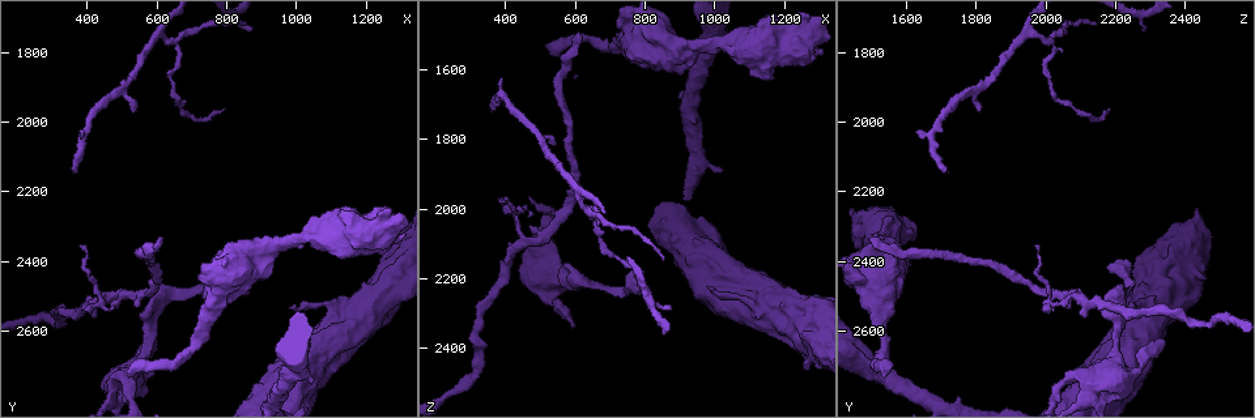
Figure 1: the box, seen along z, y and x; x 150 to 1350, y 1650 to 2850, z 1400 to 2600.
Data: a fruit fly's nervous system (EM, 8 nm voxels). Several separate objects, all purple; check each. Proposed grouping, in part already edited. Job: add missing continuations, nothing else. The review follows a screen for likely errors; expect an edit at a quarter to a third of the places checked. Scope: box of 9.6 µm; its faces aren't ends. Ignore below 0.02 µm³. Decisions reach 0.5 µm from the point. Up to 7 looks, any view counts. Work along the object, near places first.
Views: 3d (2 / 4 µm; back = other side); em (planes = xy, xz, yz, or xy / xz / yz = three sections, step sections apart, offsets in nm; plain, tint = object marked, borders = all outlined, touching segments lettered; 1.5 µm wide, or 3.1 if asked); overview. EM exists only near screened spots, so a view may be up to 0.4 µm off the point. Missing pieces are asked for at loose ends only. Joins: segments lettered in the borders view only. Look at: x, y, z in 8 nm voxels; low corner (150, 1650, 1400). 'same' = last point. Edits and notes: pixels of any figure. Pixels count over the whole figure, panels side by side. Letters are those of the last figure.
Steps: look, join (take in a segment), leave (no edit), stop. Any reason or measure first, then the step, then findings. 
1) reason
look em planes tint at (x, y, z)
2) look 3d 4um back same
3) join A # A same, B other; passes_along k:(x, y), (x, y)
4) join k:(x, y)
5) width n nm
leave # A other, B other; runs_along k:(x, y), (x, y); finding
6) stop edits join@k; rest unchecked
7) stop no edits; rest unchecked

look em planes tint at (520, 2740, 1530)

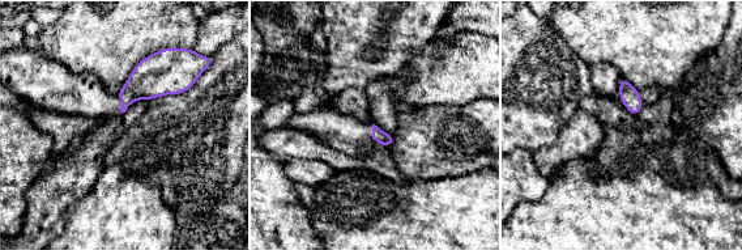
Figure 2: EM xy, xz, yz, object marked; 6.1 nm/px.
look em planes borders same

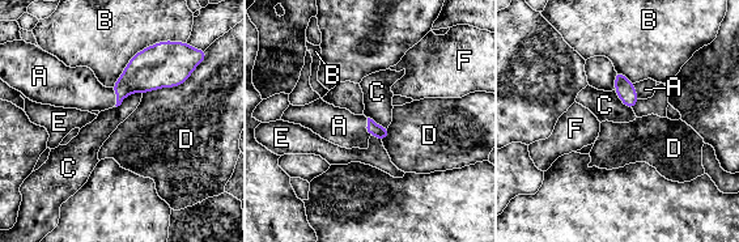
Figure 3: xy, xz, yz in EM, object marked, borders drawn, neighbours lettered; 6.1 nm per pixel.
join A # A same, B other, C other, D other, E other, F other; passes_along 3:(147, 71), (117, 97), (77, 88); the cell continues

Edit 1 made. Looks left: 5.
see it whole again
look overview

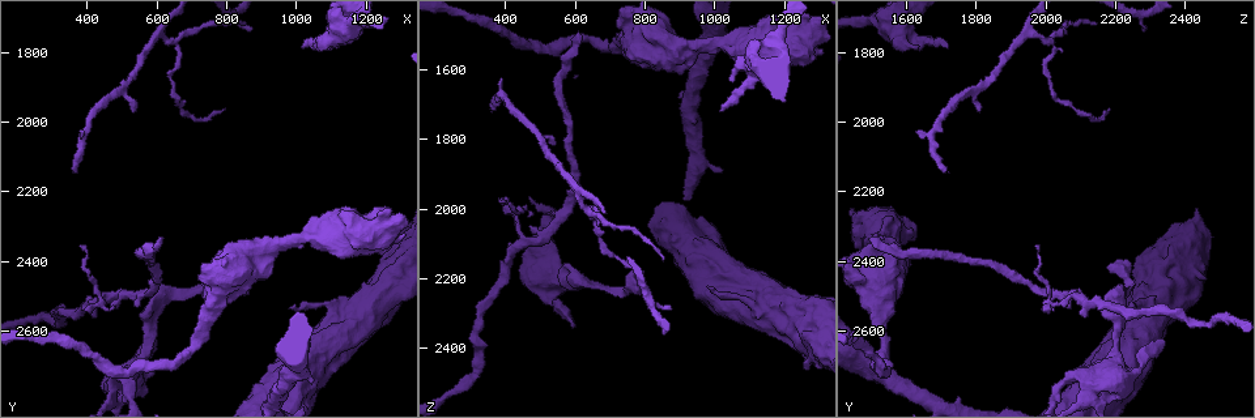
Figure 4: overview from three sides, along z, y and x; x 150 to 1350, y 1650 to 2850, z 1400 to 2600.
tapers out
look 3d 2um at (370, 2150, 1710)

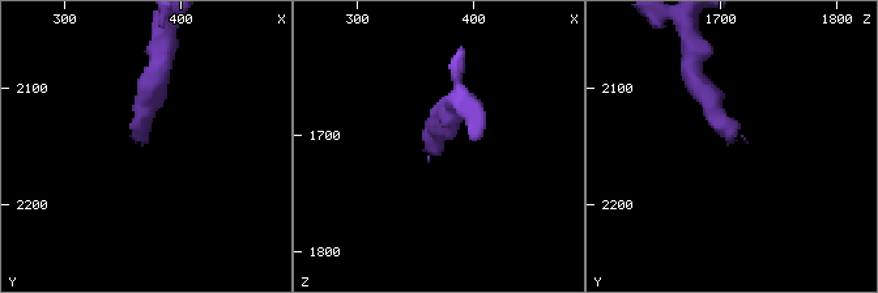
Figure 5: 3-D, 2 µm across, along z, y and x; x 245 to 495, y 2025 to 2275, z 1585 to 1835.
look em planes plain at (364, 2144, 1710)

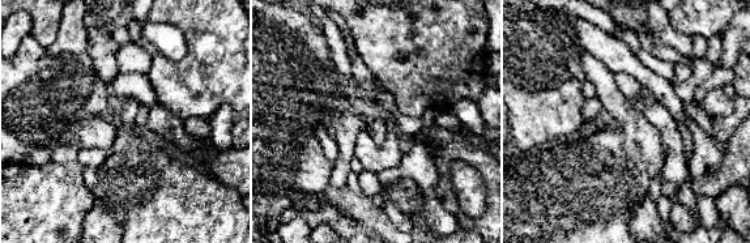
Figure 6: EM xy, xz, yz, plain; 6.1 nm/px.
what lies round it
look em planes borders same

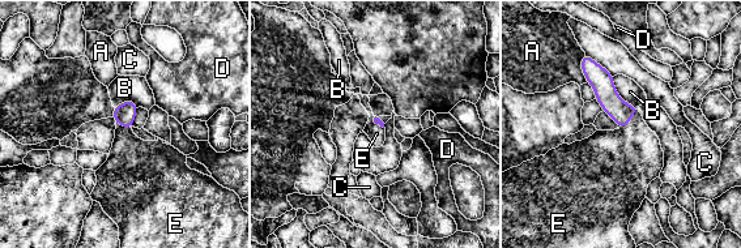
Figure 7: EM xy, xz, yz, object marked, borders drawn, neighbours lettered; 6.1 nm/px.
longest_contact B 260 nm
join E # A other, B other, C other, D other, E same; passes_along 7:(612, 103), (629, 122), (625, 161); it goes on there

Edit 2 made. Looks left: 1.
stop edits join@3, join@7; rest unchecked

